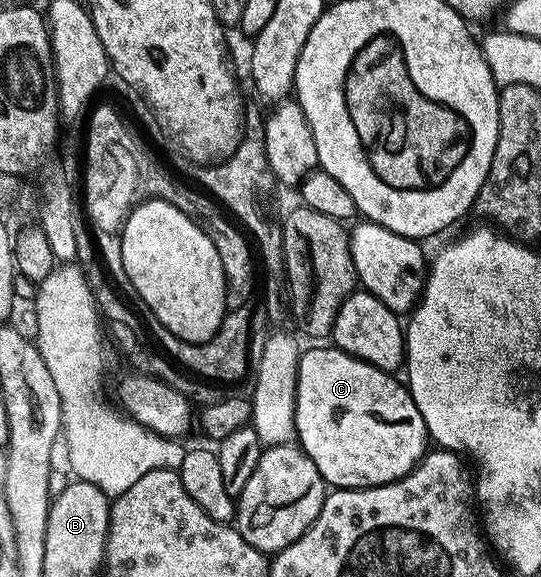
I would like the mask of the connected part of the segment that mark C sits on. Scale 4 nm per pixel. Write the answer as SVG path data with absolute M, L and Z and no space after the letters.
M337 347L330 349L310 349L301 354L298 358L298 394L294 396L294 428L296 430L296 441L303 453L310 457L312 463L316 465L320 475L327 486L334 489L370 489L373 485L387 485L393 481L400 481L407 477L418 462L426 456L428 452L428 434L424 415L420 415L420 407L412 399L409 388L401 380L397 381L397 376L385 373L374 365L367 364L343 352Z

